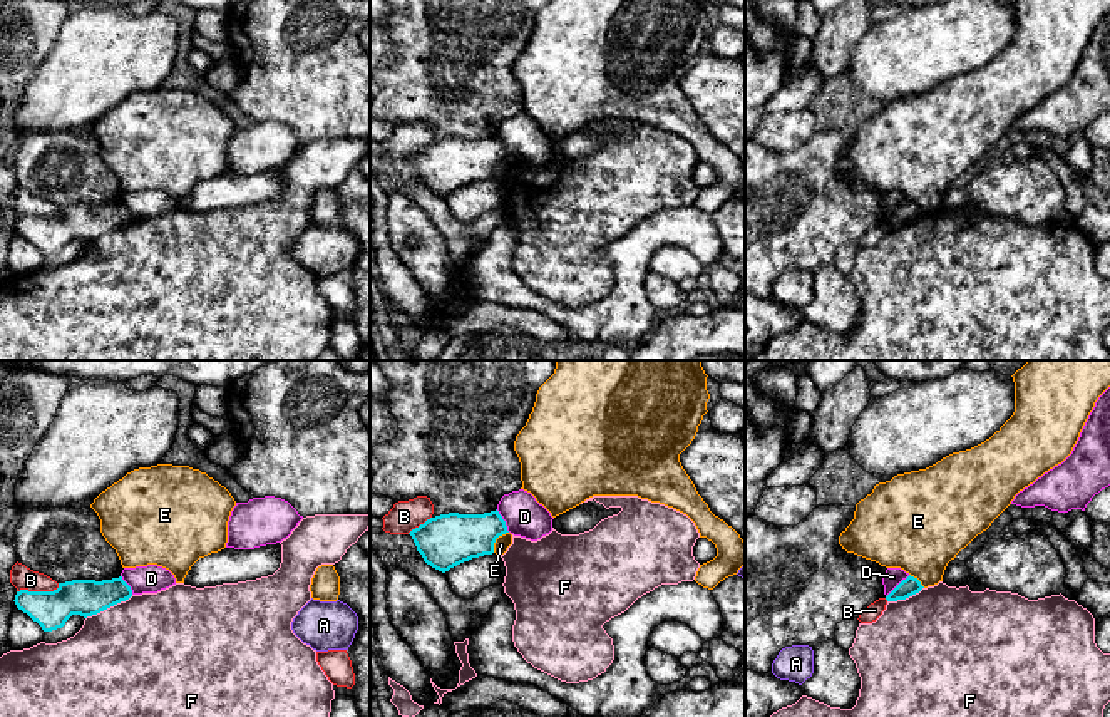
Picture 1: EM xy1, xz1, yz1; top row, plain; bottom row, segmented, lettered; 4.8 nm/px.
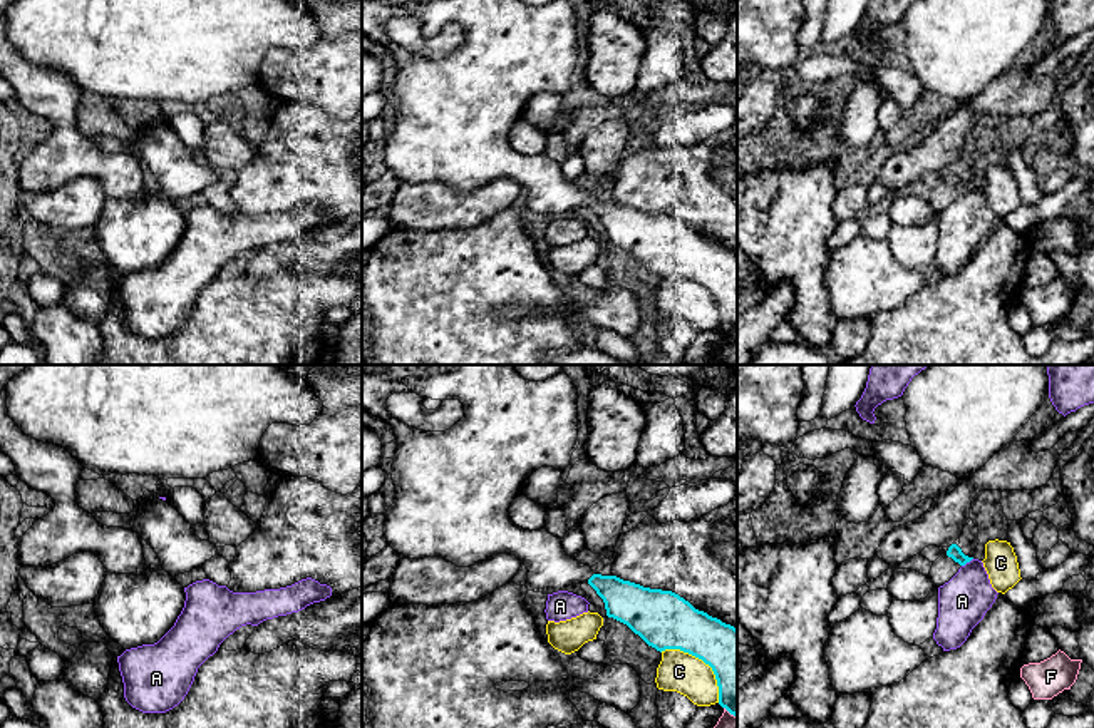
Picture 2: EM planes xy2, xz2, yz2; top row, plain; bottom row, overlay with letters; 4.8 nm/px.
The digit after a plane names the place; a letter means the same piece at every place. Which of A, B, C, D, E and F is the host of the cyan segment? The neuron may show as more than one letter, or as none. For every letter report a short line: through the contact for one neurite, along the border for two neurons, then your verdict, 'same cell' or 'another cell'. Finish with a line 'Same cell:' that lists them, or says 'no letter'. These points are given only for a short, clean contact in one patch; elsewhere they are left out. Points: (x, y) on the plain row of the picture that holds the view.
A: another cell
B: another cell
C: another cell
D: line yz1 (909, 200), (886, 221); another cell
E: line xz1 (508, 156), (496, 165), (493, 176); another cell
F: another cell
Same cell: no letter

